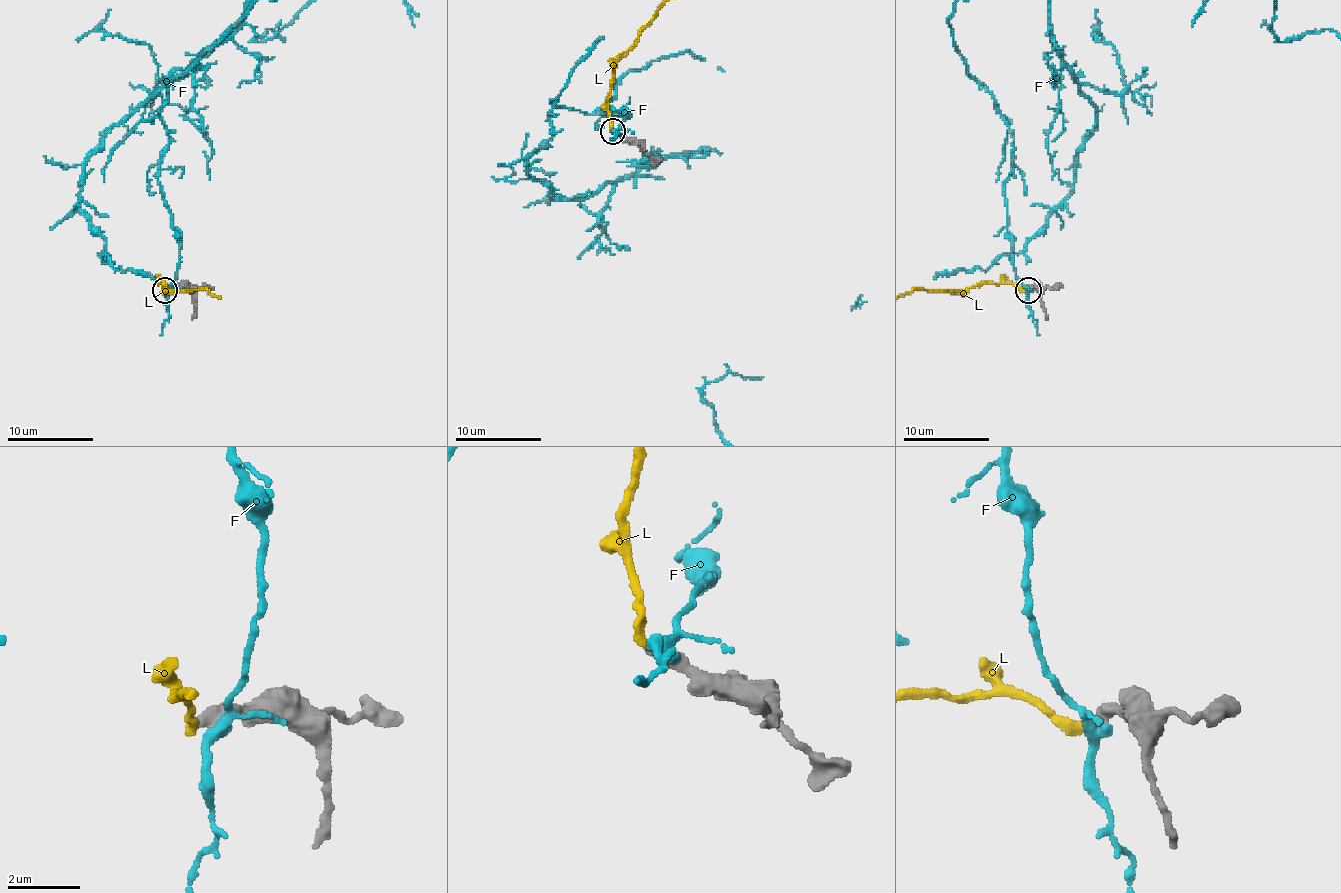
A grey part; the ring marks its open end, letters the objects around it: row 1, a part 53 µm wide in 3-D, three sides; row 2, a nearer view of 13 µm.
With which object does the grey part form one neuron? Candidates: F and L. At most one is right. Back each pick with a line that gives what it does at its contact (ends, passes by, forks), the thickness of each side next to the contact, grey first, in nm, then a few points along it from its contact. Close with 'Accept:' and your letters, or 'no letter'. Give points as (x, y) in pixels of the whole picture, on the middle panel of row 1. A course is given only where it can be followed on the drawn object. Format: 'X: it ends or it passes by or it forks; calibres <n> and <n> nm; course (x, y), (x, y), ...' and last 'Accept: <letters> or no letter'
L: it ends; calibres 400 and 260 nm
Accept: L

